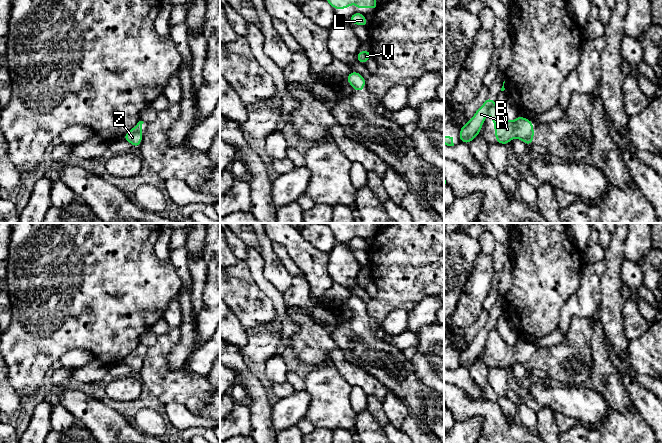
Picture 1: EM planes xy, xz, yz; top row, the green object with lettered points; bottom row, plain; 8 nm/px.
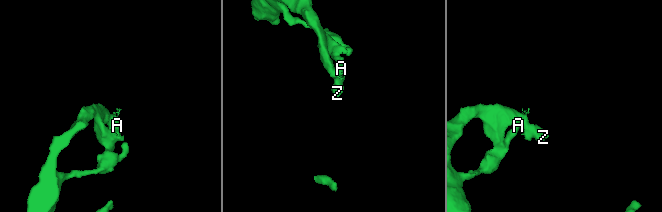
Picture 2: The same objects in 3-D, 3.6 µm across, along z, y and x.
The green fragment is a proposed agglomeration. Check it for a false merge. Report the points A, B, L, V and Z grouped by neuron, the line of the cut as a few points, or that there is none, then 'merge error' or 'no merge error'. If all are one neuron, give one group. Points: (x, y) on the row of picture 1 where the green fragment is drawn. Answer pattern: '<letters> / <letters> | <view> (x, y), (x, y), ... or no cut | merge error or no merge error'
A B L V Z | no cut | no merge error

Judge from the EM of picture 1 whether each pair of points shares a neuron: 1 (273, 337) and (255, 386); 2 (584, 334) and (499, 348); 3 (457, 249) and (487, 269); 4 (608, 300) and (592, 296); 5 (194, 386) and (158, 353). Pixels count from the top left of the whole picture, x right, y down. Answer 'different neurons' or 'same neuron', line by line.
1: different neurons
2: same neuron
3: different neurons
4: different neurons
5: same neuron

